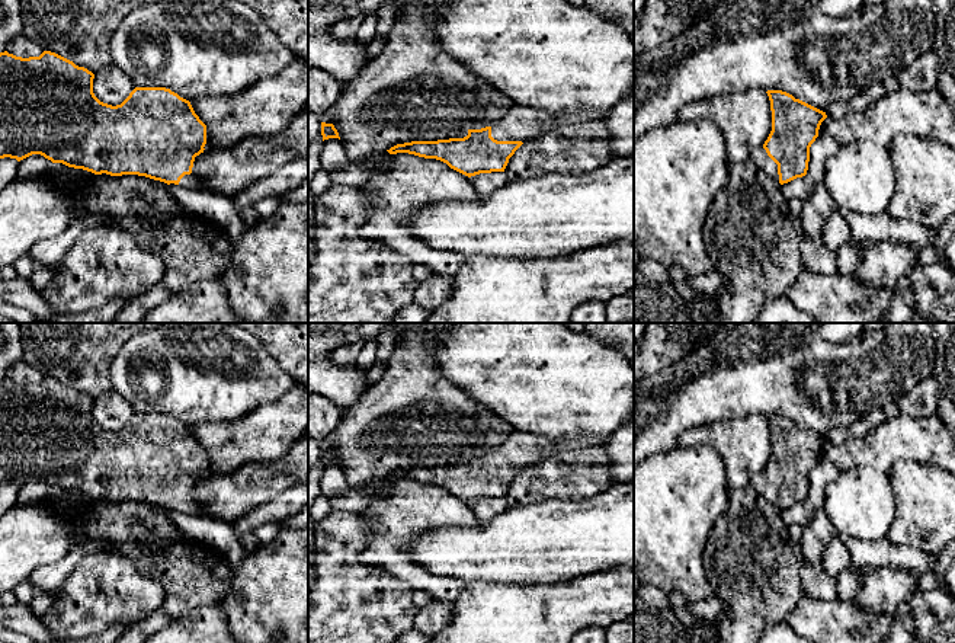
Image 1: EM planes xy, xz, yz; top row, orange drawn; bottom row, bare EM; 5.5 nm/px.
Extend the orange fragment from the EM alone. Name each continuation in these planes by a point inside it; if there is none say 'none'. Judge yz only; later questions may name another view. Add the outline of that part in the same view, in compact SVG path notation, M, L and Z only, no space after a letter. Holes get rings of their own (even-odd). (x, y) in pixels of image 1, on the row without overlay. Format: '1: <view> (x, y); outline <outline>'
1: yz (759, 482); outline M763 471L754 474L750 484L763 499L779 508L778 490L767 482Z

